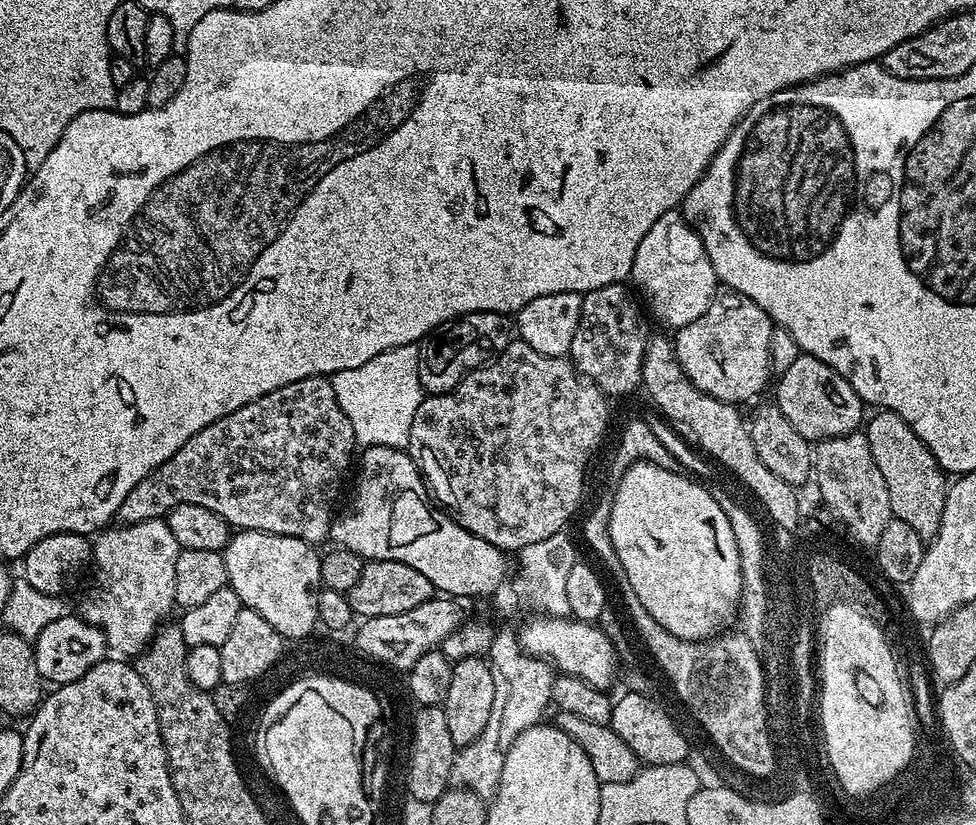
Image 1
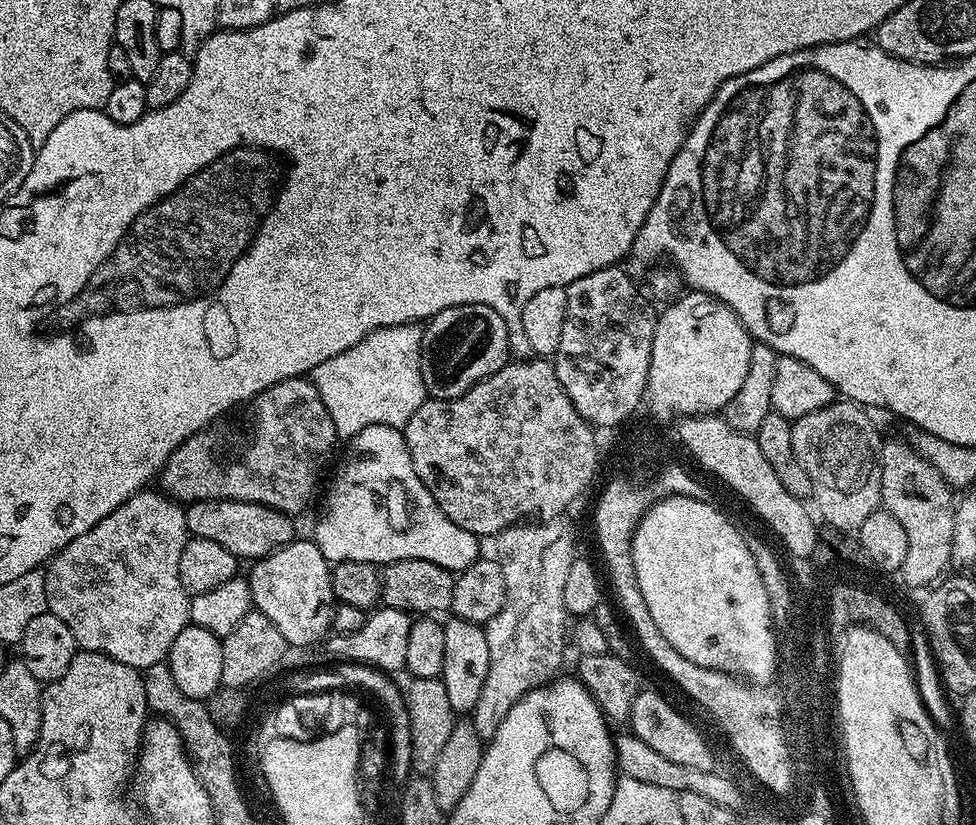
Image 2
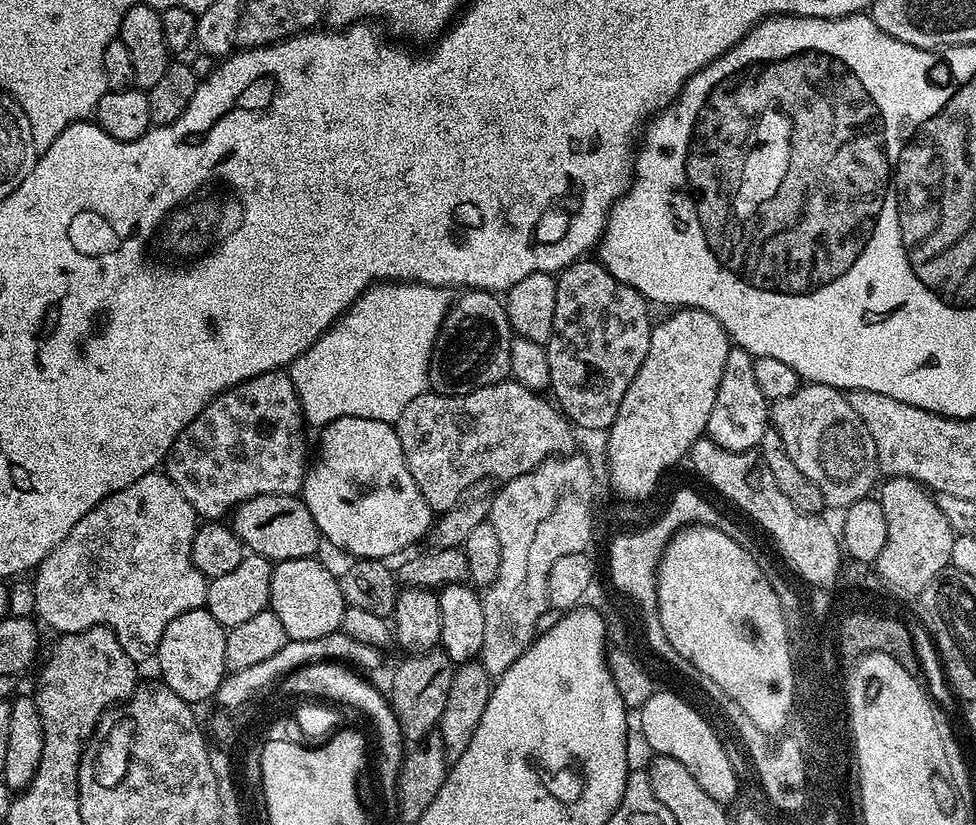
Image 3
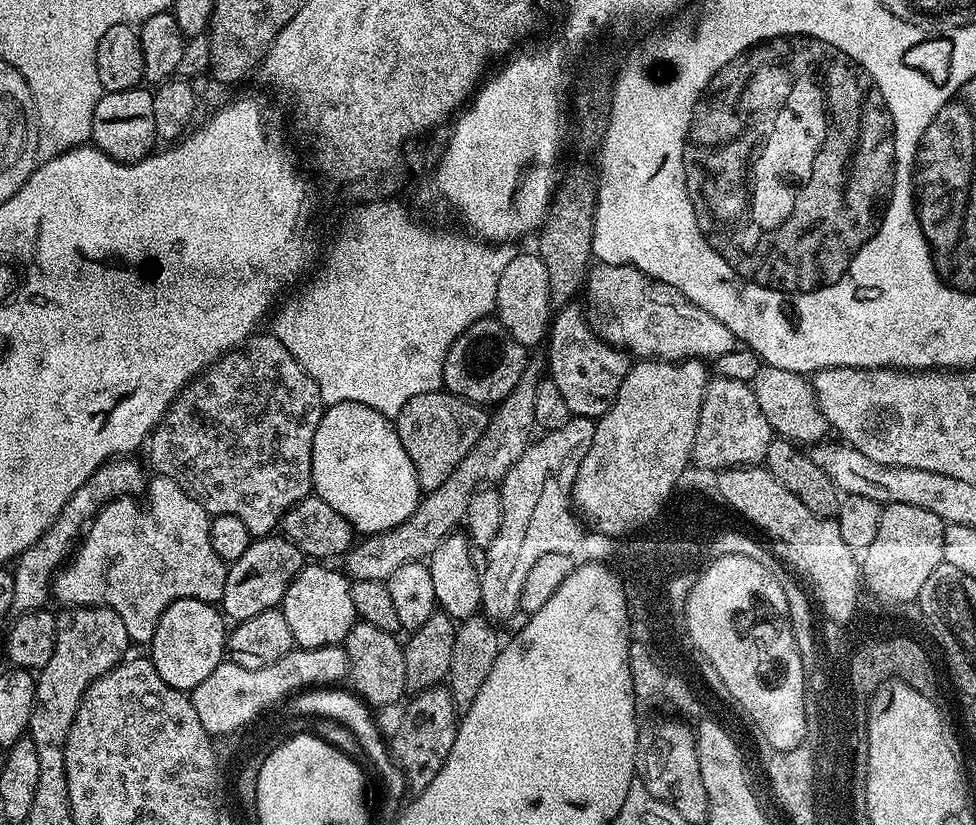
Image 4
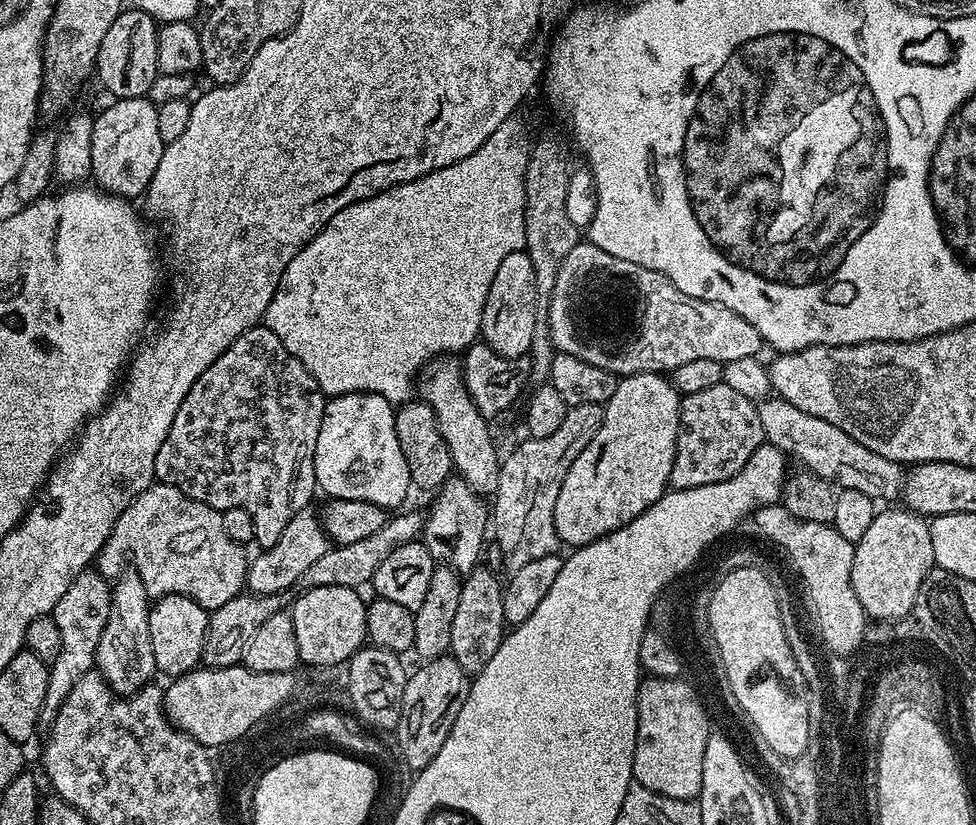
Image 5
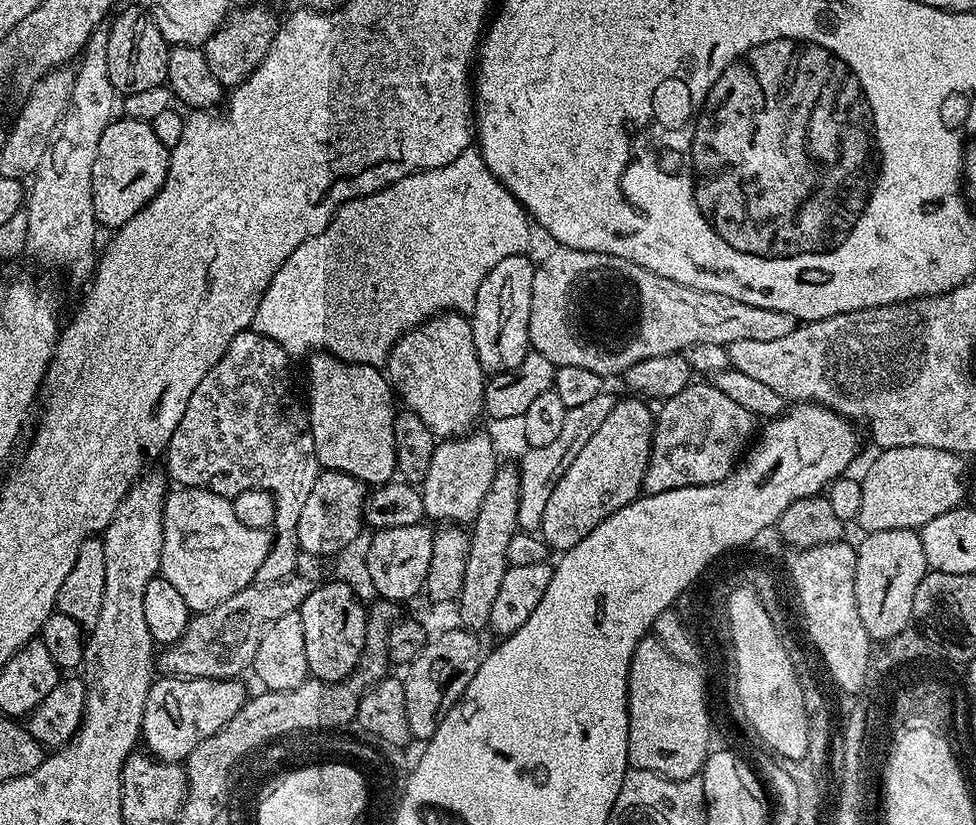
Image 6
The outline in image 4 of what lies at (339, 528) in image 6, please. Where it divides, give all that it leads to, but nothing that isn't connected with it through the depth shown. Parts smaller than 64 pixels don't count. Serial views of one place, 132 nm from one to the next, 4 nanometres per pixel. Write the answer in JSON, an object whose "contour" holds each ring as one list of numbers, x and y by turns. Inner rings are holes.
{"contour":[[283,534,253,539,246,554,228,564,226,586,222,590,222,598,218,601,223,615,229,621,239,622,246,618,254,618,254,614,262,614,262,610,277,607,283,601,290,582,300,573,305,563,304,553]]}

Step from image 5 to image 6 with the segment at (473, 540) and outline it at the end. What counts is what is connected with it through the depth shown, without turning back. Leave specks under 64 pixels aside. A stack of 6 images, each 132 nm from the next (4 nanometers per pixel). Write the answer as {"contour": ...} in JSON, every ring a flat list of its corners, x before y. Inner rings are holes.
{"contour":[[473,430,466,436,441,439,437,443,440,445,433,450,422,483,424,515,429,521,441,520,439,523,444,526,468,526,475,521,482,498,486,498,498,467,496,444,480,431]]}

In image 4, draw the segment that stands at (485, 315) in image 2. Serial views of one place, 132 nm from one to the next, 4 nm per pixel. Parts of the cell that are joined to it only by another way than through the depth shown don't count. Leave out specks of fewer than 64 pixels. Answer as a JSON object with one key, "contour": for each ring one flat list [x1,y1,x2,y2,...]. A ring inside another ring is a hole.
{"contour":[[484,316,474,321,450,346,444,363,443,387,451,395,461,396,472,404,495,406,518,386,518,378,522,378,529,359,529,349,511,336,499,320]]}

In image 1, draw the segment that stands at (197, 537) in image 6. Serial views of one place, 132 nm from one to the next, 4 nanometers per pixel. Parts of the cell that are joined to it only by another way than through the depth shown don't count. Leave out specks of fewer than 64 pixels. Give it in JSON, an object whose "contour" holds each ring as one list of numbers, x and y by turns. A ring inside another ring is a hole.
{"contour":[[164,518,112,527,105,527,91,545,92,585,80,600,78,616,104,632,107,647,117,657,135,658,177,607,174,566,181,548]]}

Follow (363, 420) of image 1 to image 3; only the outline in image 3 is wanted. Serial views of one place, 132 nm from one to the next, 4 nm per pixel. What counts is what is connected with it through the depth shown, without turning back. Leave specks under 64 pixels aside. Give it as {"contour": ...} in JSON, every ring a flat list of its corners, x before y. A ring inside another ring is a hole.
{"contour":[[376,282,371,288,367,288,357,300,348,307,348,311,317,338,301,356,287,369,288,377,294,382,294,390,300,399,300,410,309,425,312,424,316,430,322,430,330,422,338,418,353,416,354,418,374,418,375,420,386,420,394,422,406,410,409,402,414,402,418,394,429,391,428,367,432,361,432,348,436,345,436,339,440,333,440,327,444,325,444,319,448,317,450,307,450,295,447,288,435,288,429,284,418,284,415,282]]}

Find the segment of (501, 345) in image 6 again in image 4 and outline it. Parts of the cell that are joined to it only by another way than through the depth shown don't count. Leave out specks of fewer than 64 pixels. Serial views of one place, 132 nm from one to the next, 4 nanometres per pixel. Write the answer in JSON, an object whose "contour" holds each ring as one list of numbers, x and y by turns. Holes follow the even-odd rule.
{"contour":[[517,251,511,262,506,262,502,278,498,278,498,298,496,299,495,319,524,348,535,349,535,344,543,345,550,331,550,319,553,313,550,298,550,278,546,275,546,266,535,251]]}

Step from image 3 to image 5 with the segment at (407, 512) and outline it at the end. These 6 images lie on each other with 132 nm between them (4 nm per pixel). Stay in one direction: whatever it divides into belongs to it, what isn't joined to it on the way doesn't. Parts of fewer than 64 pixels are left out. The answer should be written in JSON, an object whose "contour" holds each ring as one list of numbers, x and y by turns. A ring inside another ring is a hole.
{"contour":[[349,392,346,403,348,420,325,418,318,430,318,446,314,450,316,487,321,493,325,492,325,497,333,500,374,502,374,506,382,506,385,510,399,509,413,483,406,454,402,454,402,446,398,446,397,409,386,398,373,392]]}

